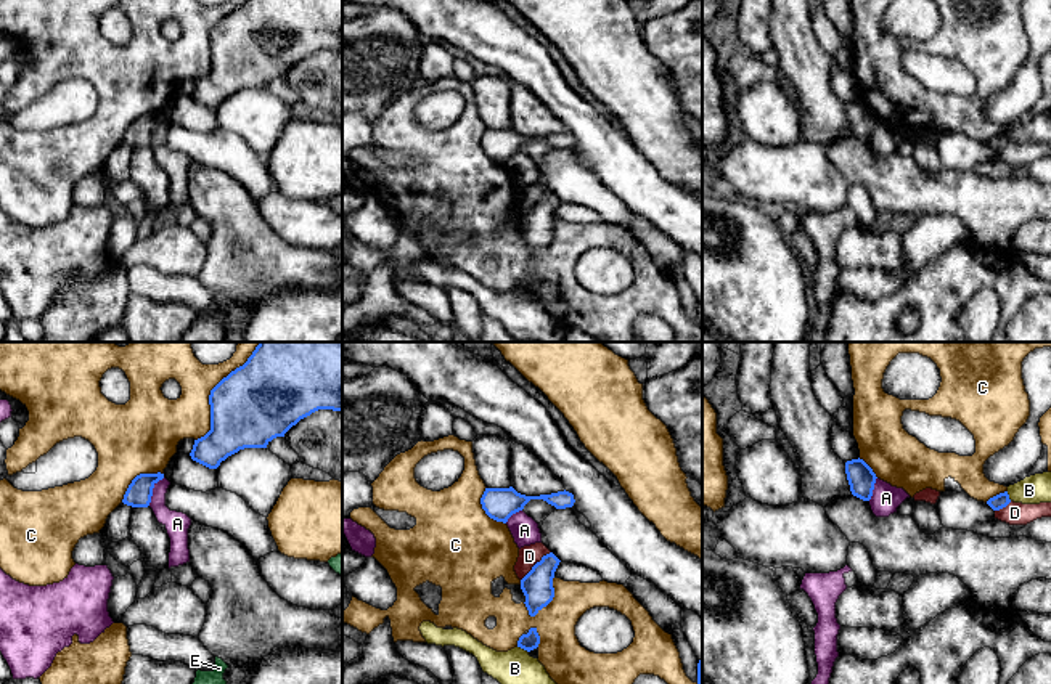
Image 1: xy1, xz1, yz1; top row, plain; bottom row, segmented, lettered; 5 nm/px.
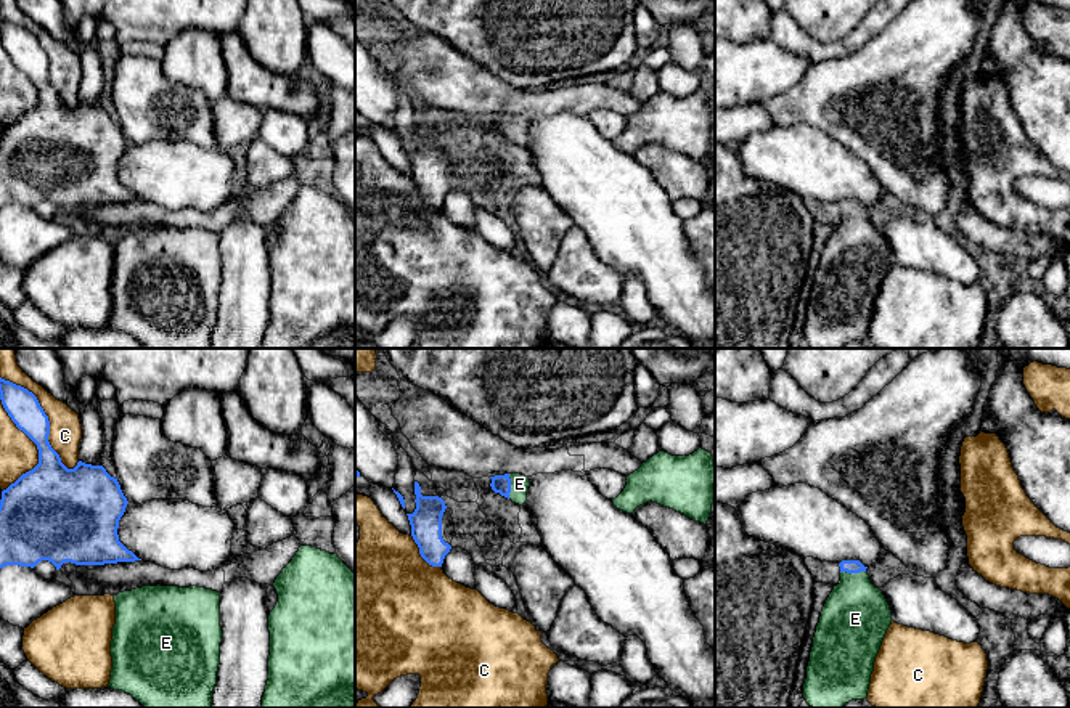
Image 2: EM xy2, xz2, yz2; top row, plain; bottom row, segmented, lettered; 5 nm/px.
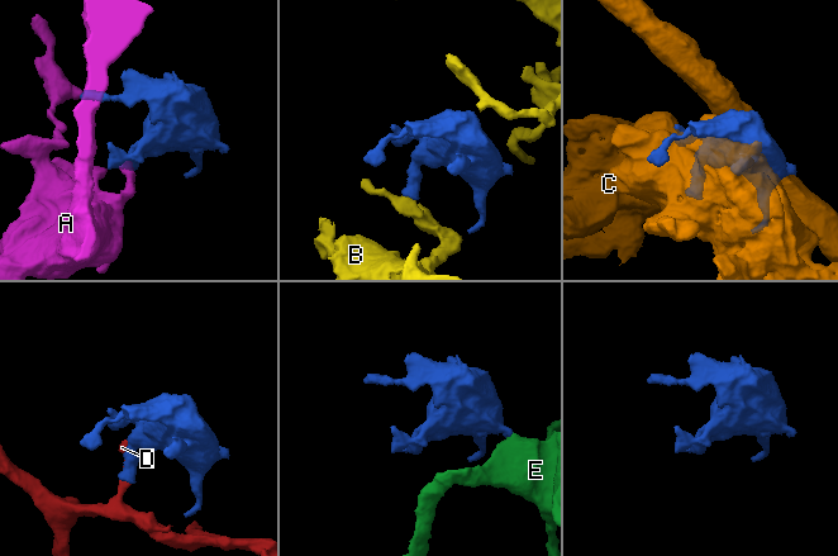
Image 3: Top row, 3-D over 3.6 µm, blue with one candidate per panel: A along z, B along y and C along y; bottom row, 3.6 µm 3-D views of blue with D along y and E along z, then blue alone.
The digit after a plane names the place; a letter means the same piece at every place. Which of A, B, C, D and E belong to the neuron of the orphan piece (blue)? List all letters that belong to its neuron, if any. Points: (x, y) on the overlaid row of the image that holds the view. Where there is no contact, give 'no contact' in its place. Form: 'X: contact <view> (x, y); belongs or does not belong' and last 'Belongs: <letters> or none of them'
A: contact xy1 (151, 490); does not belong
B: contact xz1 (523, 647); does not belong
C: contact xy2 (47, 418); does not belong
D: contact xz1 (534, 565); does not belong
E: contact xz2 (510, 487); belongs
Belongs: E

